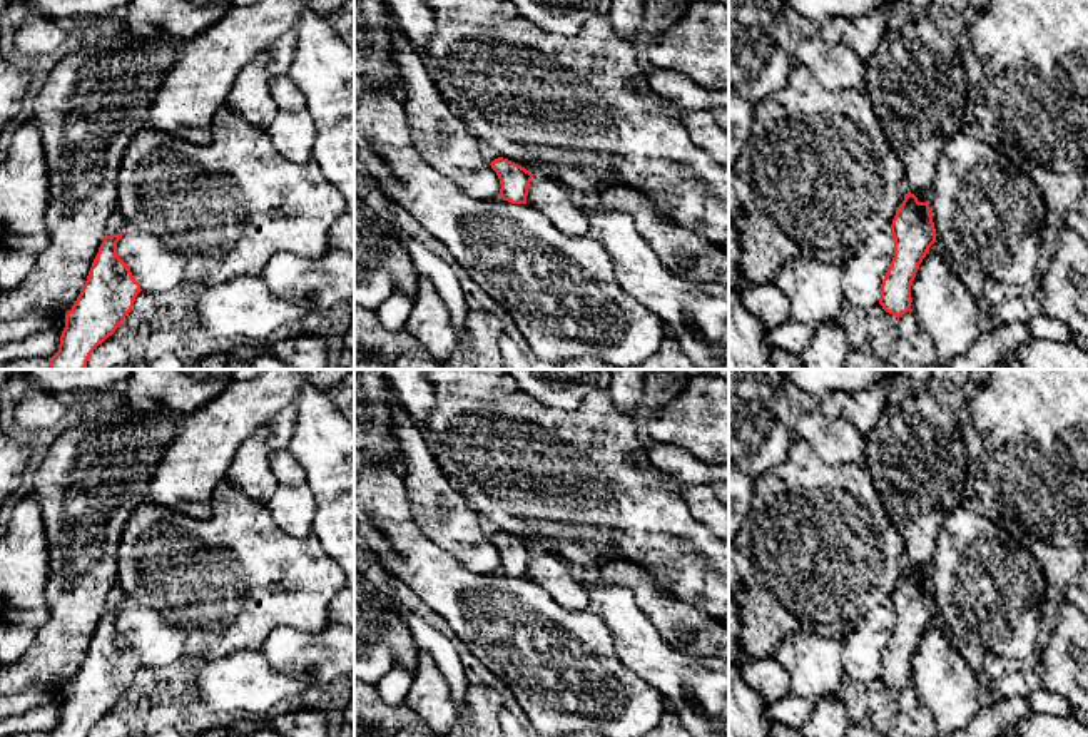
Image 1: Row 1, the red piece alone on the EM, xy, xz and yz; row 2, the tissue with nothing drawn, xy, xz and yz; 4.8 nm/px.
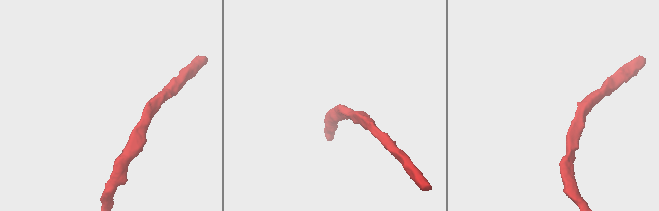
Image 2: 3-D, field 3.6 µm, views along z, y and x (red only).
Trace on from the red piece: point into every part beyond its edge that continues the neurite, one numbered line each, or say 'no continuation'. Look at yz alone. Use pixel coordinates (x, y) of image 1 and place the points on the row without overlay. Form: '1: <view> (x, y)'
no continuation

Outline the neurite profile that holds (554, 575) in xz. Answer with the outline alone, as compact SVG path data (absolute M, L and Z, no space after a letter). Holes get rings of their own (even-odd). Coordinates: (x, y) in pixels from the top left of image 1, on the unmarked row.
M536 550L531 553L526 578L540 585L560 607L578 612L587 610L590 595L572 575L567 562Z

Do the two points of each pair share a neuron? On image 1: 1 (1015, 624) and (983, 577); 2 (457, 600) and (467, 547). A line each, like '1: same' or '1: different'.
1: same
2: different

